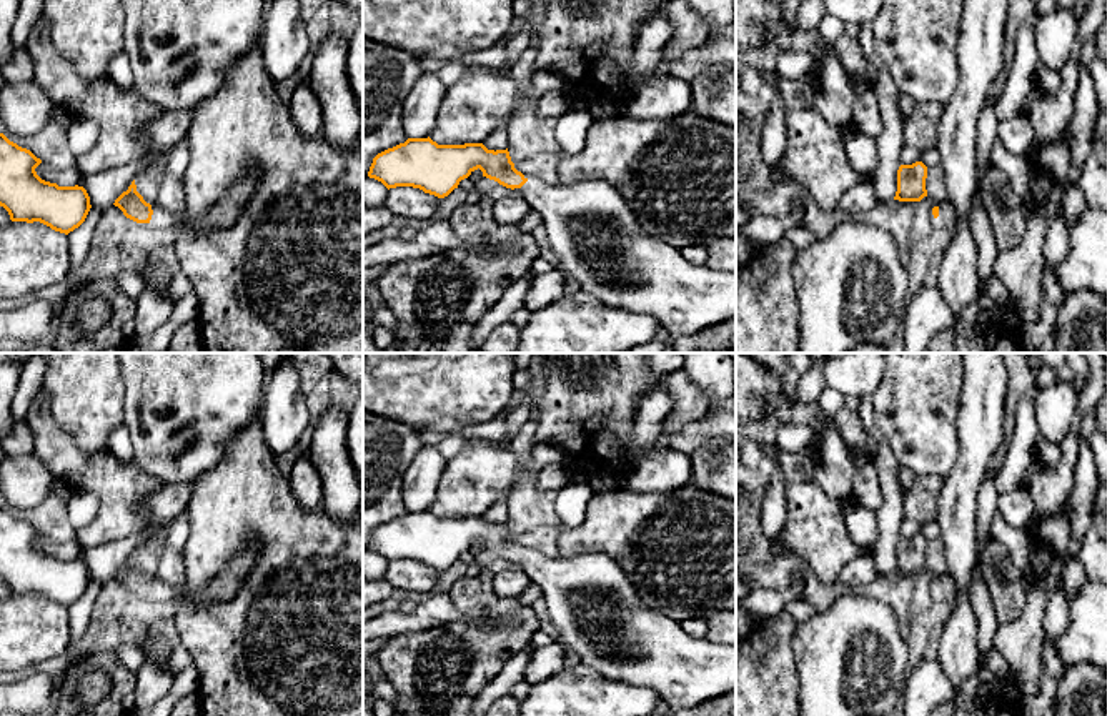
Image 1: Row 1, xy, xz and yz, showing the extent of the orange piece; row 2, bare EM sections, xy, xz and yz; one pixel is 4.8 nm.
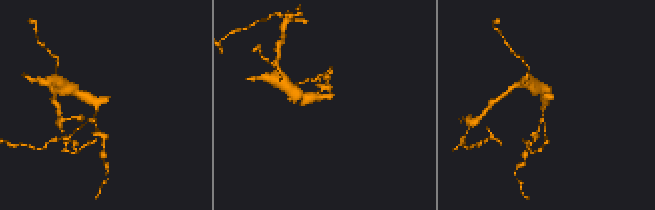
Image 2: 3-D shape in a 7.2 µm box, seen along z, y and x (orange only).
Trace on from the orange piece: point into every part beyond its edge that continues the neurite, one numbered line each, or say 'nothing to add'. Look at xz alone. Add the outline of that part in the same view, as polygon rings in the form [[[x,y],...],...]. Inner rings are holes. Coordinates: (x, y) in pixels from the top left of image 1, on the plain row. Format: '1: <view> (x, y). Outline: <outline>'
1: xz (598, 613). Outline: [[[531,551],[519,563],[546,601],[558,629],[556,641],[573,649],[581,664],[611,681],[654,689],[671,711],[696,708],[736,691],[736,646],[692,638],[678,621],[646,606],[611,556],[593,553],[561,558]]]

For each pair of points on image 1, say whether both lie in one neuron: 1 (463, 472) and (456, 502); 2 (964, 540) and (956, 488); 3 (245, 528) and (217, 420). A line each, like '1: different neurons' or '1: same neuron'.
1: same neuron
2: same neuron
3: different neurons

